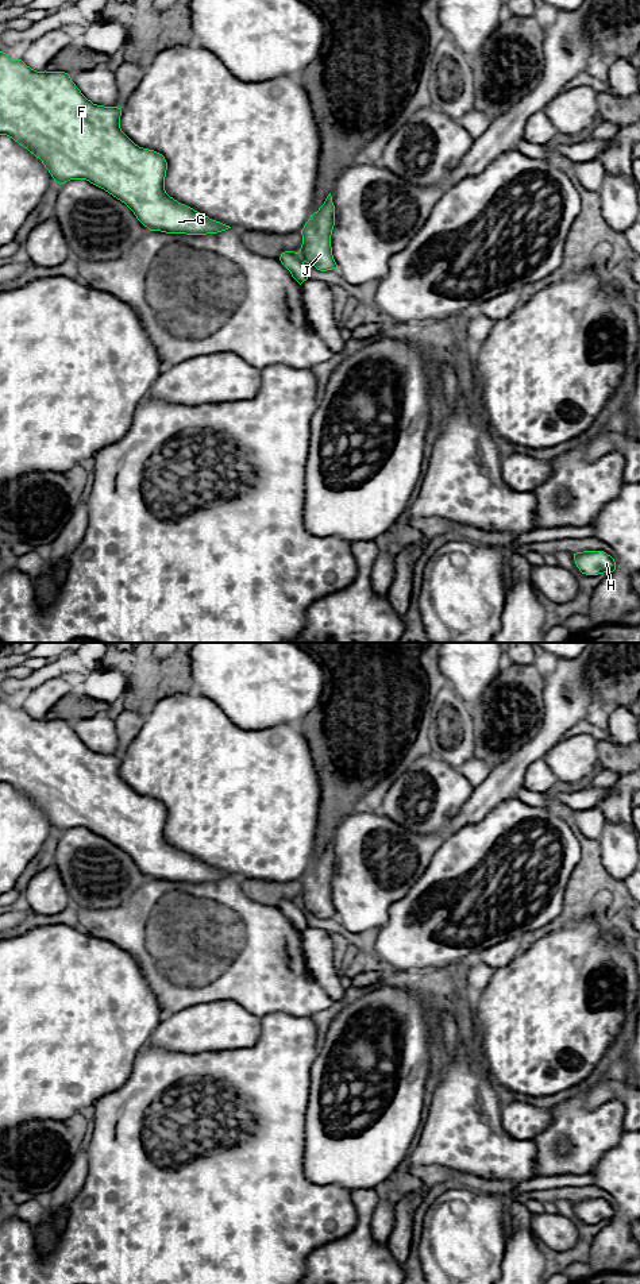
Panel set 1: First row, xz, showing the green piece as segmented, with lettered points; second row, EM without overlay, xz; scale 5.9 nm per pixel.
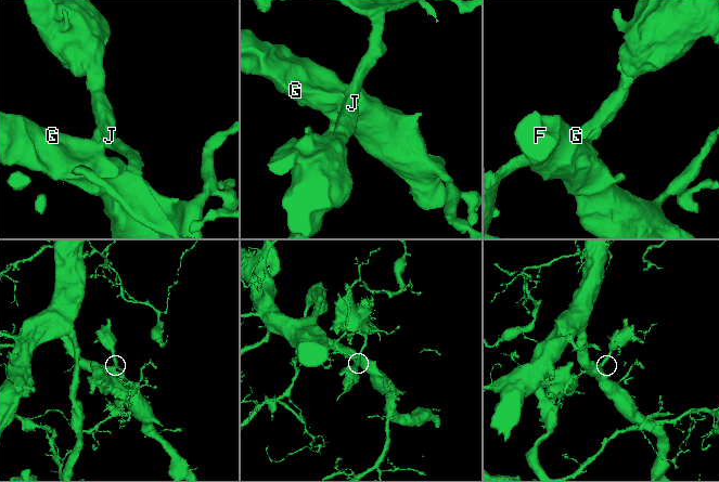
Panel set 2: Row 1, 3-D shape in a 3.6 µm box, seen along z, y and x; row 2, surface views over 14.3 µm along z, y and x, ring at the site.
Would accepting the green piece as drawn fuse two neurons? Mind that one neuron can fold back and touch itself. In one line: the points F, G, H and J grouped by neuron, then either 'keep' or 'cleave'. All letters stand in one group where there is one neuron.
F G H / J | cleave

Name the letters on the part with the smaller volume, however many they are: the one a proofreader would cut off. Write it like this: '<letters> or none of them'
J

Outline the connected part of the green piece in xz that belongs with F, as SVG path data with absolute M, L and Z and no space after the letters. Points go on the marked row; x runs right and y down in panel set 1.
M0 51L0 135L7 135L42 161L55 182L86 180L124 203L150 231L207 235L231 228L178 203L165 190L167 162L154 150L135 144L120 128L122 109L93 104L65 72L36 72Z

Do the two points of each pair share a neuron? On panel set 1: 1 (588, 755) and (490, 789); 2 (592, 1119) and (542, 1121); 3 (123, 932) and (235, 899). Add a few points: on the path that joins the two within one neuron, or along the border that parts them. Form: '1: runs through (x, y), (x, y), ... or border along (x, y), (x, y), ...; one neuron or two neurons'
1: border along (563, 736), (543, 758); two neurons
2: border along (551, 1110), (551, 1121), (532, 1138); two neurons
3: runs through (158, 982), (172, 995), (218, 991), (254, 949); one neuron

